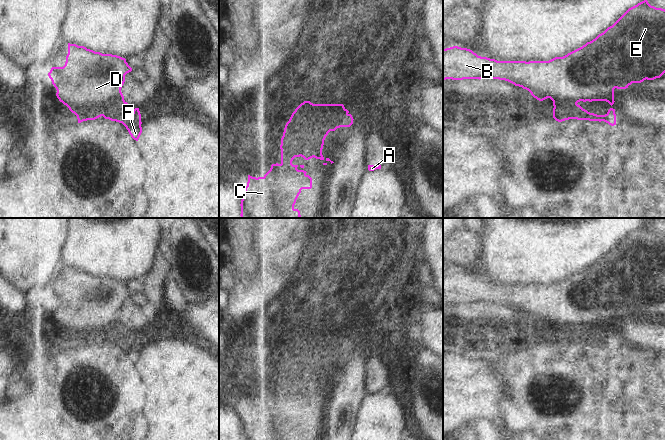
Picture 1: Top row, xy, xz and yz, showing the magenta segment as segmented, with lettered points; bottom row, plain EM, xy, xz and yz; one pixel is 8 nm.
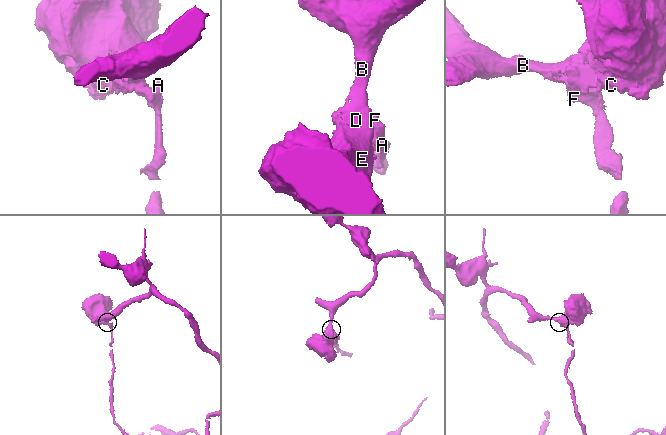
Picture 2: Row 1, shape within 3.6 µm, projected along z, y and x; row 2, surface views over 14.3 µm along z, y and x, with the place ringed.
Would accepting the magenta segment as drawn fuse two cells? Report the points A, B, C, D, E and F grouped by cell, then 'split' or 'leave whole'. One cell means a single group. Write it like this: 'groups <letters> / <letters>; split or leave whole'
groups A F / B C D E; split

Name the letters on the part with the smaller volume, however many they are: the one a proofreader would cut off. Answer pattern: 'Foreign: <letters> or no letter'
Foreign: A, F

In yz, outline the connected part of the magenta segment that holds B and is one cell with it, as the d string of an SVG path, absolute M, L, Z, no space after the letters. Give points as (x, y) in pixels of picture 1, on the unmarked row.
M644 224L637 229L629 232L612 250L608 251L603 257L599 258L595 263L587 266L582 271L568 277L563 281L555 281L549 285L497 285L487 281L478 280L472 274L453 270L443 273L443 305L446 303L463 304L463 303L499 303L508 305L515 310L522 311L528 314L531 319L539 325L550 322L553 325L553 330L558 333L563 333L565 330L570 330L580 325L606 325L611 330L614 328L614 313L626 313L632 307L641 307L644 304L654 304L660 302L665 297L665 233L651 230L647 224Z

